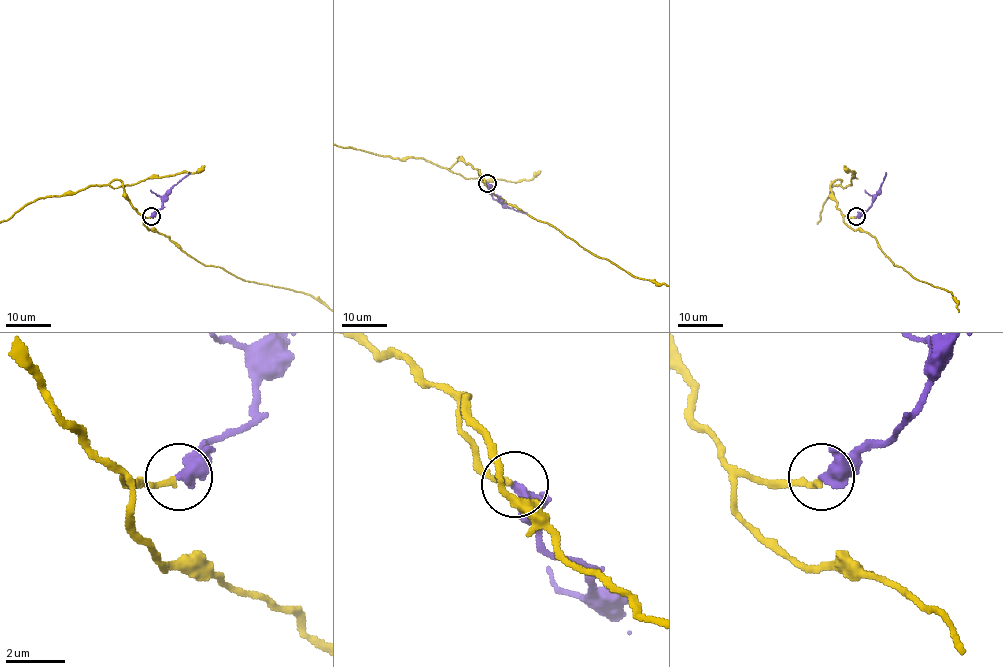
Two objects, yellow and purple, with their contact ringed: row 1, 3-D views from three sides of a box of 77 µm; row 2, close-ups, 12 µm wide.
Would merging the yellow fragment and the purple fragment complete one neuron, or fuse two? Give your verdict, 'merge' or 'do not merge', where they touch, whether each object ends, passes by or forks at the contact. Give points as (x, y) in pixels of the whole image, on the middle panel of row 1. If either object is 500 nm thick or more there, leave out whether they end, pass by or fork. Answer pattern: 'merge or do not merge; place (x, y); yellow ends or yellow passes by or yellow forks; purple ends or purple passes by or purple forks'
merge; place (487, 183); yellow ends; purple ends

